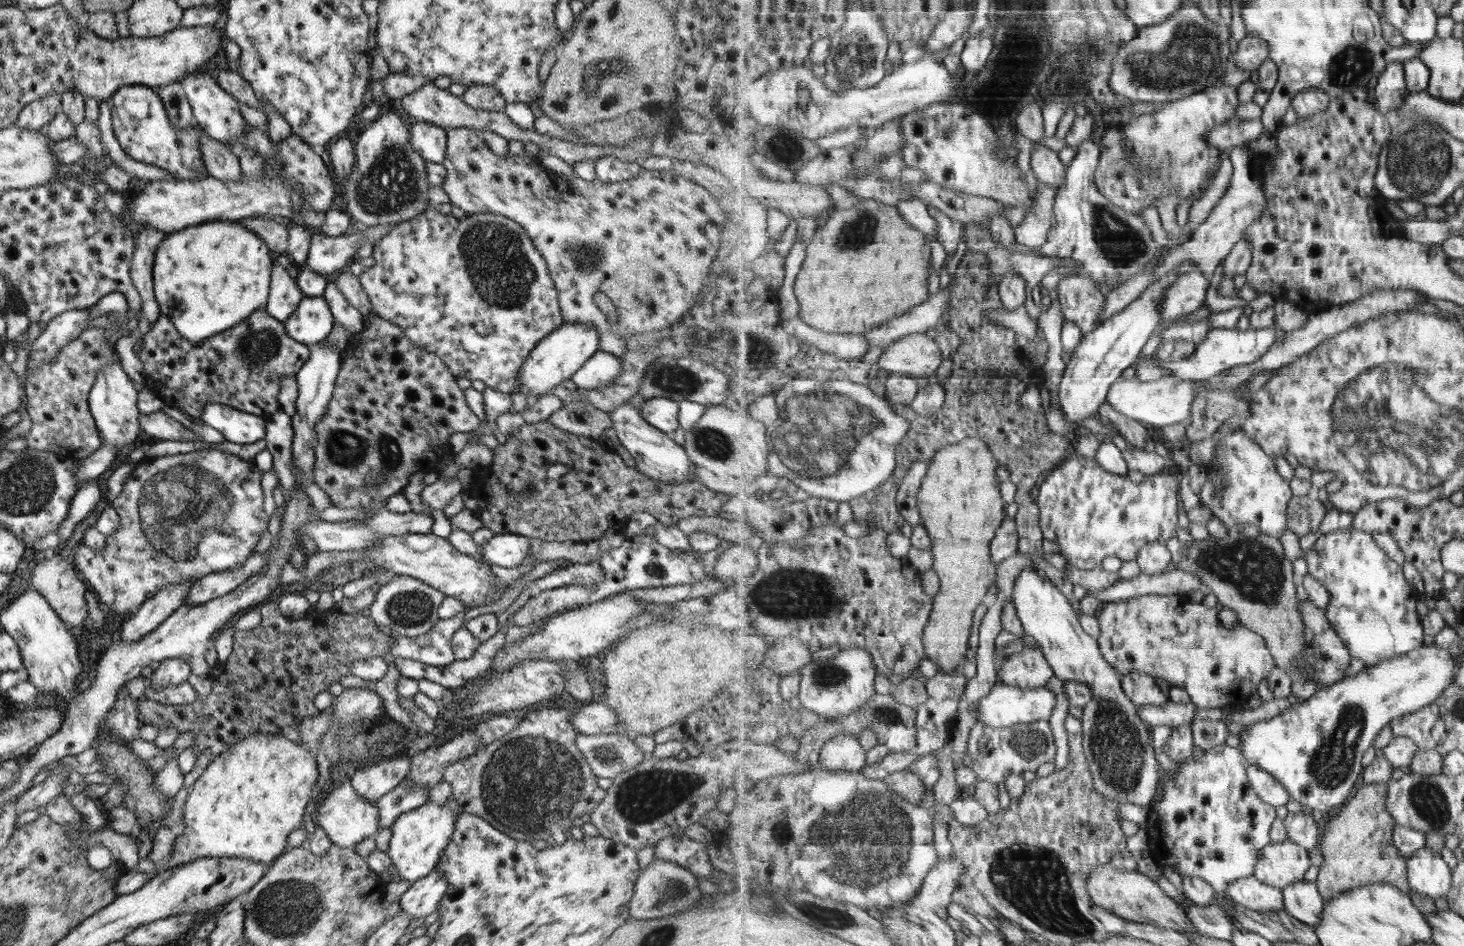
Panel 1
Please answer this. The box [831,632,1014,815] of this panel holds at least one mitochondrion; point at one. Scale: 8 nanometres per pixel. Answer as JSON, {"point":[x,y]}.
{"point":[888,715]}

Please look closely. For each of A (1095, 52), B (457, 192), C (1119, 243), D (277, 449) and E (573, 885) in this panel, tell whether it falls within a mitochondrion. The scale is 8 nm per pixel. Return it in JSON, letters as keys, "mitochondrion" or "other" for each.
{"A":"mitochondrion","B":"other","C":"mitochondrion","D":"other","E":"other"}

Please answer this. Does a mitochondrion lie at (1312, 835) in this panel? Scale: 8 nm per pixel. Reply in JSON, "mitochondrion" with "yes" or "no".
{"mitochondrion":"no"}

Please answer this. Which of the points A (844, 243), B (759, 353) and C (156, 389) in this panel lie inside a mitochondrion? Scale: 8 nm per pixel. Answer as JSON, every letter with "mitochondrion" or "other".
{"A":"mitochondrion","B":"mitochondrion","C":"other"}

